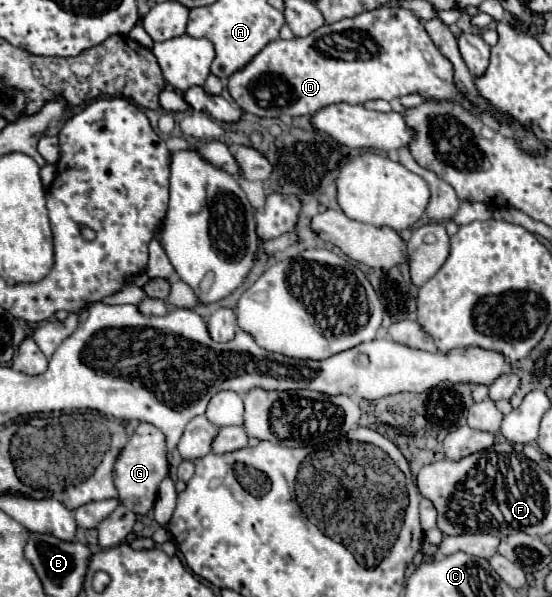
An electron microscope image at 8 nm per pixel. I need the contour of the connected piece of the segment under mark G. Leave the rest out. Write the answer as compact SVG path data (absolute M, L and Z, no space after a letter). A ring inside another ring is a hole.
M142 422L134 430L128 444L120 452L120 456L114 464L114 484L118 488L120 502L126 508L132 508L132 512L146 514L148 510L152 510L152 506L156 502L156 496L158 496L158 486L170 474L170 464L168 464L166 454L168 454L168 450L166 450L164 434L148 422Z

